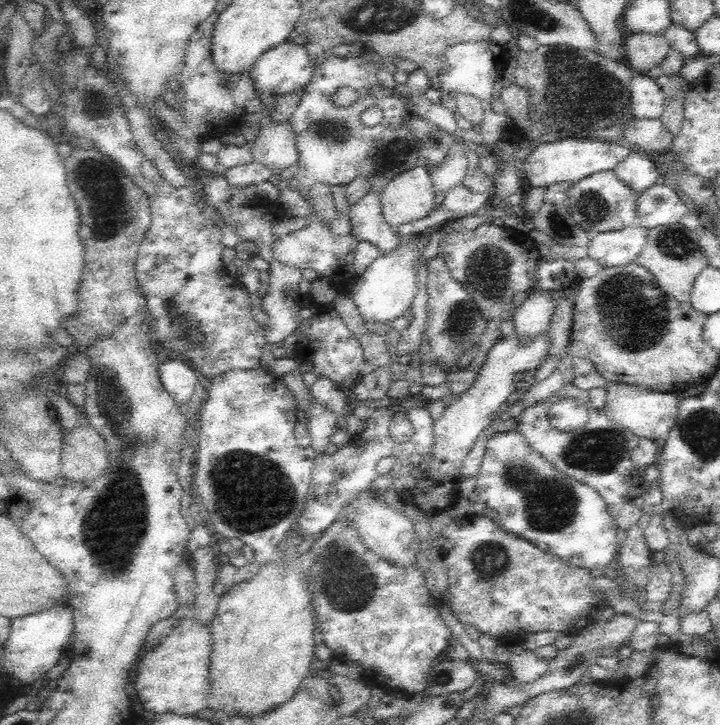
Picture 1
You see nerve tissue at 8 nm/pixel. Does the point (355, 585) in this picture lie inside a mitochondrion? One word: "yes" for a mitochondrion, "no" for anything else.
yes

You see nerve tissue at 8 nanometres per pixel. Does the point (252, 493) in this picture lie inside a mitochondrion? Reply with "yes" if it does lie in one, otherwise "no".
yes

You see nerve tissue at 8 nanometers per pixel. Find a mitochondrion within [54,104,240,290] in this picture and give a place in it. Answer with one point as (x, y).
(107, 228)

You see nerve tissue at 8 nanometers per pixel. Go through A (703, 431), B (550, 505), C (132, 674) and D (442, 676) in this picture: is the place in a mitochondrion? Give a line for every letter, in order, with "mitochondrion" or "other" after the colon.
A: mitochondrion
B: mitochondrion
C: other
D: other

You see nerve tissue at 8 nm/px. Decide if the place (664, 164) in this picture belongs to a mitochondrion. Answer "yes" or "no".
no

